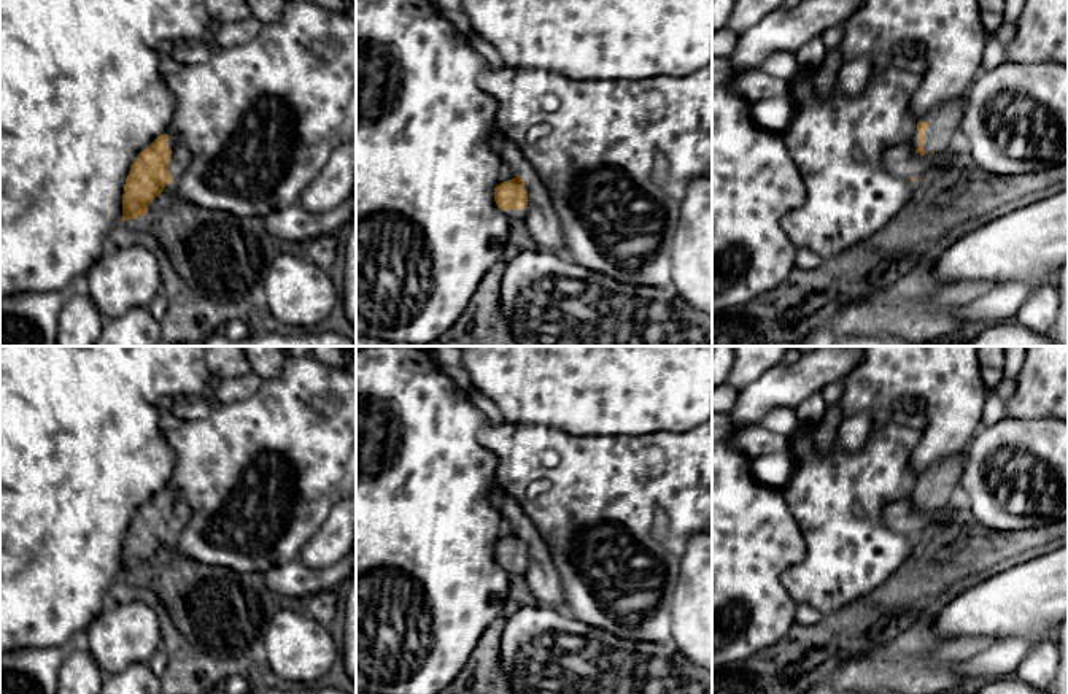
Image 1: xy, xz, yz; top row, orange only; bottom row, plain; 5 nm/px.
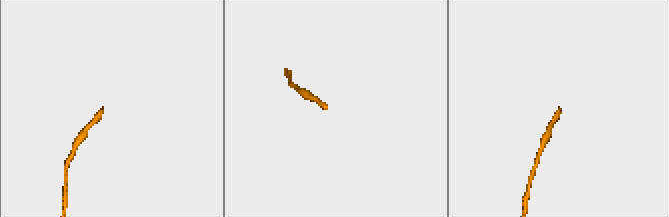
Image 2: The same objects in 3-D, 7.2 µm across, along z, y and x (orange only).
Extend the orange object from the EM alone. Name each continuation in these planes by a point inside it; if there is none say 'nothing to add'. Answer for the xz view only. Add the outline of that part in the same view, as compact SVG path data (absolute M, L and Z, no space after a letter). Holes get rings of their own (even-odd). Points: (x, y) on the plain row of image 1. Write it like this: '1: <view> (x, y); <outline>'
1: xz (517, 572); M528 561L523 565L507 565L504 567L515 580L521 580L526 573Z

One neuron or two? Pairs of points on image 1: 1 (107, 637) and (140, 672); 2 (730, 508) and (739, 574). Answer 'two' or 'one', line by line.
1: two
2: one

